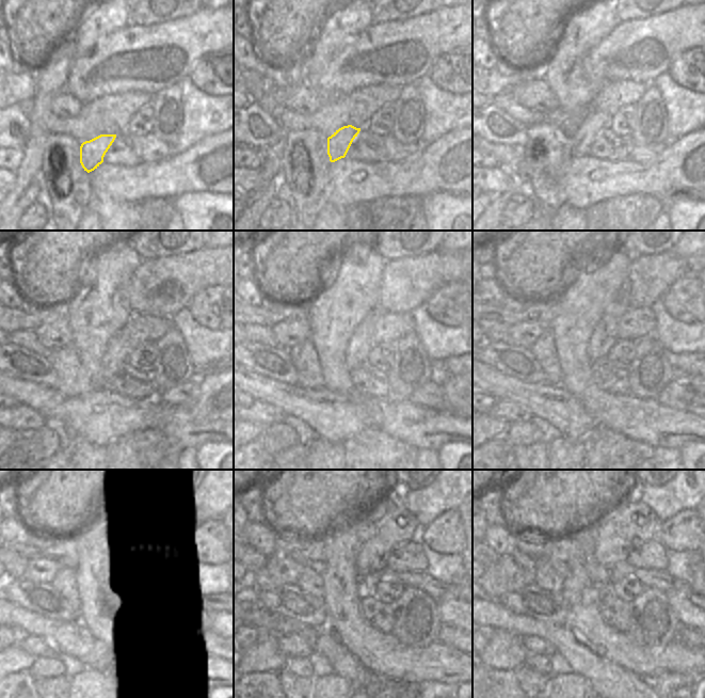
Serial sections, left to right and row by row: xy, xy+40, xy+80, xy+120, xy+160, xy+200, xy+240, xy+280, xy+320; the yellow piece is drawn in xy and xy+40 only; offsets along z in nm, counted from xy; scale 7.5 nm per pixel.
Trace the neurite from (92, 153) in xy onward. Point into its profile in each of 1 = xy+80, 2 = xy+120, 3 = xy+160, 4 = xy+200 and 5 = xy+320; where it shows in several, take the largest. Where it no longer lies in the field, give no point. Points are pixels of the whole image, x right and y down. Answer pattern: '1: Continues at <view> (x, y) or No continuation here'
1: Continues at xy+80 (594, 121)
2: Continues at xy+120 (119, 349)
3: Continues at xy+160 (362, 343)
4: Continues at xy+200 (605, 335)
5: Continues at xy+320 (630, 523)

